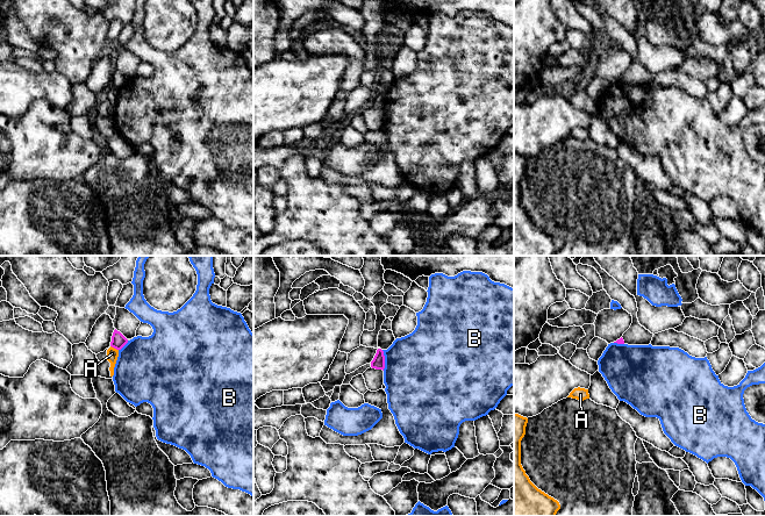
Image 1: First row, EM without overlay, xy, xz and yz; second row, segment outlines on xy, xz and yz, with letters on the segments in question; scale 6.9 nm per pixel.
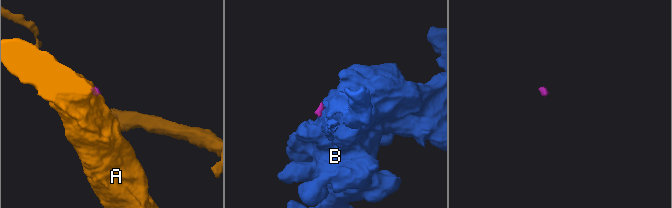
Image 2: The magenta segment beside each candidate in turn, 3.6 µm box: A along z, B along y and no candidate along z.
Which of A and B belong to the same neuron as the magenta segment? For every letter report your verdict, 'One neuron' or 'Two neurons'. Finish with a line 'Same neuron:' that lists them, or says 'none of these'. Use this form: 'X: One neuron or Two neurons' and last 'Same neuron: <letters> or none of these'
A: Two neurons
B: Two neurons
Same neuron: none of these

